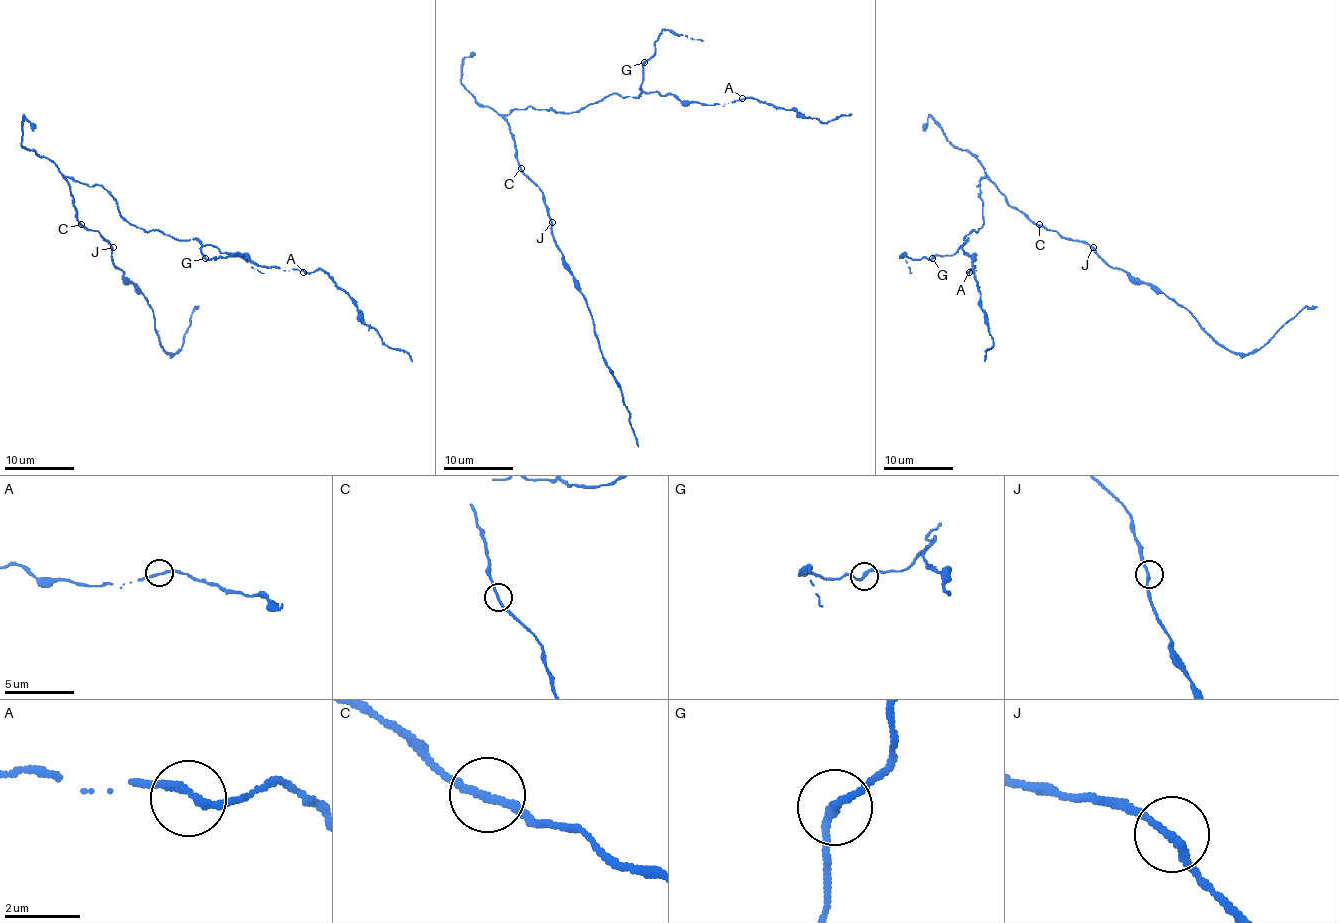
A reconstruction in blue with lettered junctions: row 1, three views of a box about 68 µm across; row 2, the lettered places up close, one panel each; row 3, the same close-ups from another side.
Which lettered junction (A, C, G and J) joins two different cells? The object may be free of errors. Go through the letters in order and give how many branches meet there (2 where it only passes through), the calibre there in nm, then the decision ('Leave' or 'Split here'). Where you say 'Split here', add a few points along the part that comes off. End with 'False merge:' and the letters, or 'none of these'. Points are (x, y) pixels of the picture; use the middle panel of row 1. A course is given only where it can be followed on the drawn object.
A: Branches: 2. Thickness 190 nm. Leave
C: Branches: 2. Thickness 190 nm. Leave
G: Branches: 2. Thickness 190 nm. Leave
J: Branches: 2. Thickness 190 nm. Leave
False merge: none of these

